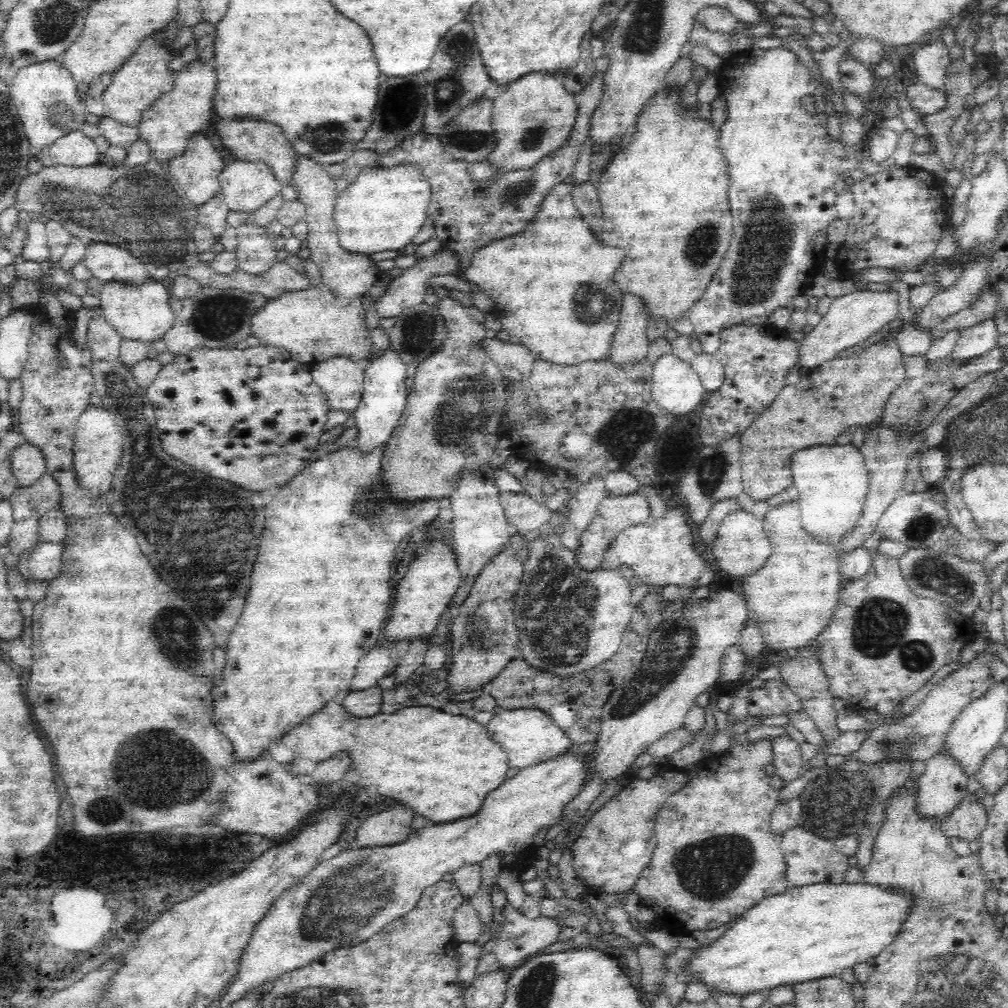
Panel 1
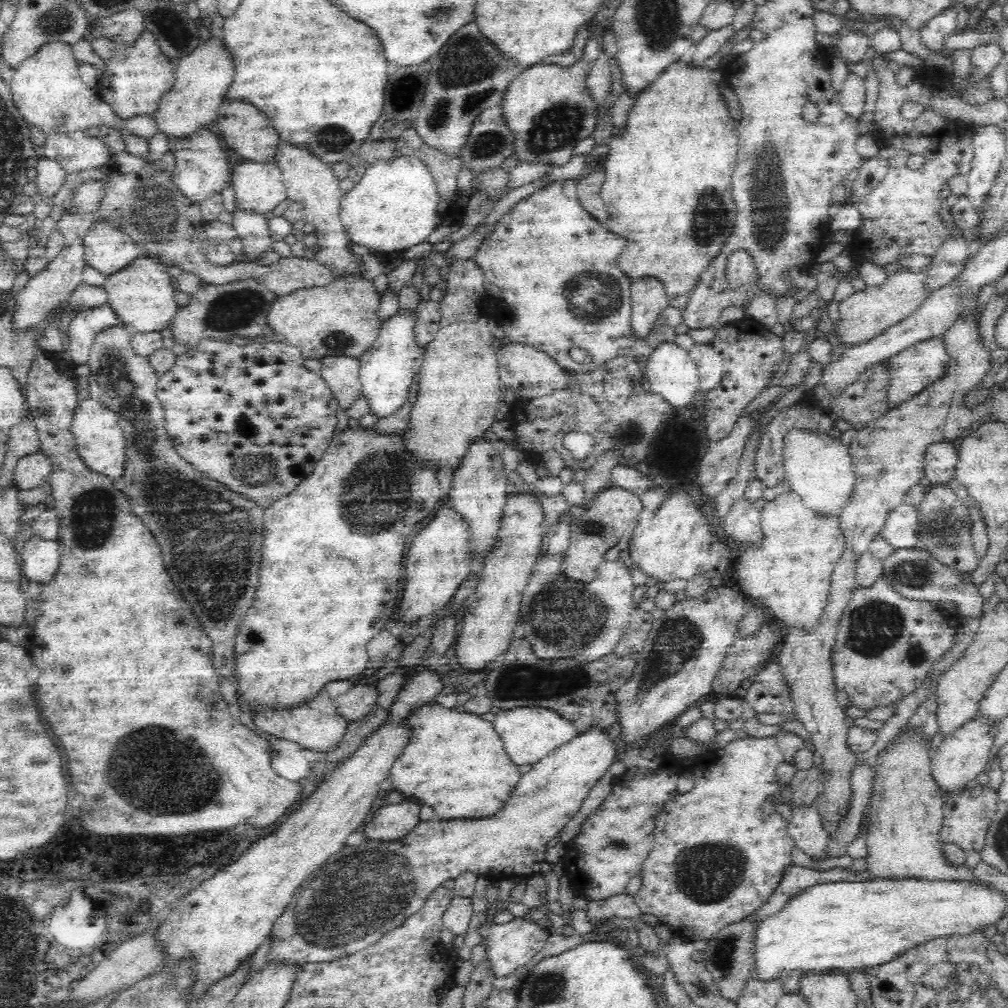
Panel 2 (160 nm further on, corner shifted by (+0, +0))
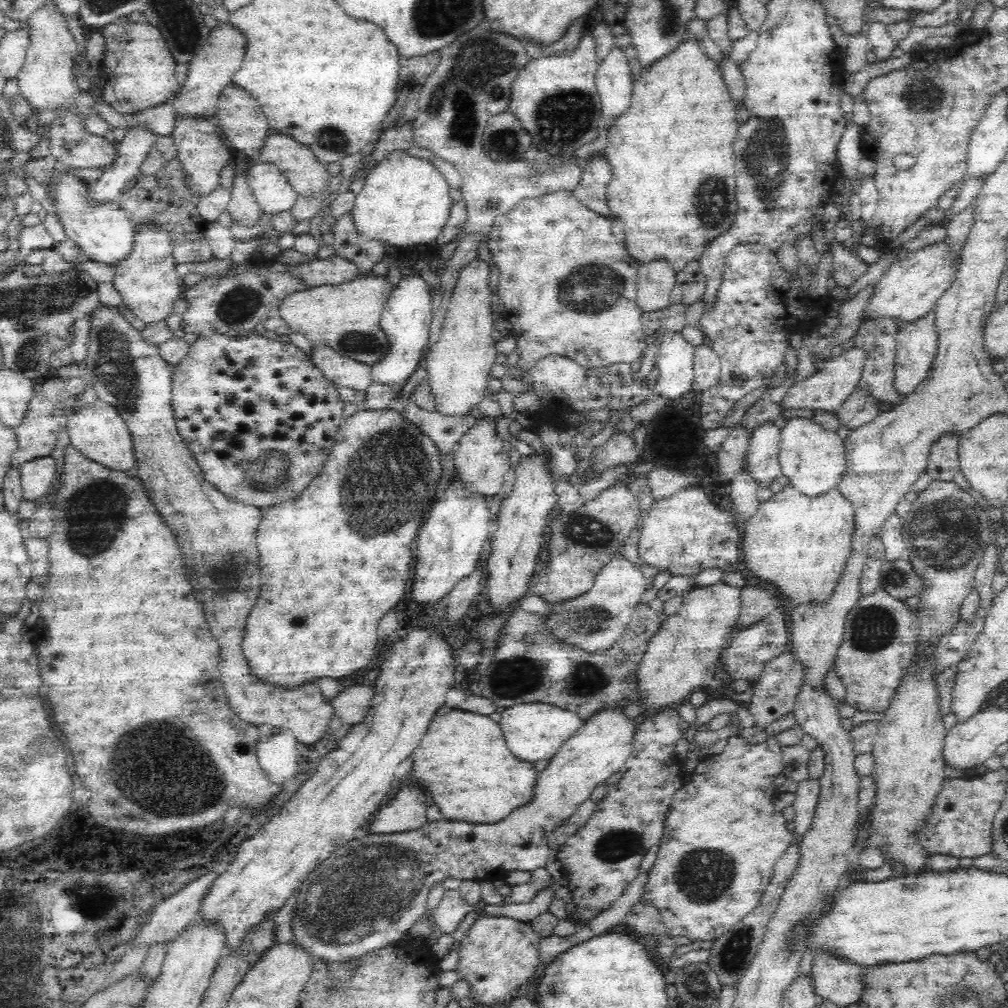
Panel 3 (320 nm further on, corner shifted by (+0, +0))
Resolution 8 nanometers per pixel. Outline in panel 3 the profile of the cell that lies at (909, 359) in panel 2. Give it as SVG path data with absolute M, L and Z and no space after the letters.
M931 310L916 322L898 323L896 336L895 361L893 362L893 389L897 396L906 398L925 378L932 368L938 352L938 333L935 314Z

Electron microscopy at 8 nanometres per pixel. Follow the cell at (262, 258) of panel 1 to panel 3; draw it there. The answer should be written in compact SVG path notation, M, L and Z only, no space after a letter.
M237 173L233 178L231 199L227 204L227 212L231 214L232 222L240 223L246 228L252 228L260 220L263 212L254 200L252 191L245 181L244 173Z

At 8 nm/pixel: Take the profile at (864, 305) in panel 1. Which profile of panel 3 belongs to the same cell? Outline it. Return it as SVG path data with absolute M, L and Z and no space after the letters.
M944 242L939 246L925 246L920 252L896 260L873 285L872 294L860 311L859 322L872 322L876 318L891 318L897 323L916 322L932 310L940 295L949 287L958 259L949 256Z

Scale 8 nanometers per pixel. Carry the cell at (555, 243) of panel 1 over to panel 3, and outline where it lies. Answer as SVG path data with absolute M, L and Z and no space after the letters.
M558 189L548 191L546 194L538 195L534 198L523 198L517 202L506 214L498 215L492 223L490 232L487 237L488 250L492 253L492 267L494 272L493 280L498 282L498 292L506 312L512 316L520 316L522 320L532 320L528 324L520 324L520 332L514 332L514 338L534 338L534 340L515 340L516 348L519 350L519 360L517 362L520 367L527 367L535 363L538 359L548 355L565 356L574 361L582 368L599 368L610 366L612 364L638 362L644 352L646 352L647 344L646 335L641 329L642 312L637 305L637 270L638 266L634 262L628 262L628 256L624 254L626 244L626 230L624 226L620 226L620 222L610 220L604 216L598 216L594 212L590 212L568 189Z

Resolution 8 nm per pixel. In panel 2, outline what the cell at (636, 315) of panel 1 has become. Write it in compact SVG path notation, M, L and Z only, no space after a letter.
M653 278L634 280L631 286L632 312L629 318L629 330L636 338L646 341L658 314L669 305L669 301L665 297L664 287Z

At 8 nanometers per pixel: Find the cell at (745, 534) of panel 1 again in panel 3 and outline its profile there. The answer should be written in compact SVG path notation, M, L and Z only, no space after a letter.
M739 472L736 478L732 478L729 486L730 489L730 502L732 502L732 514L738 520L741 528L747 520L750 520L758 509L760 509L760 502L757 498L758 487L755 482L750 478L749 472Z

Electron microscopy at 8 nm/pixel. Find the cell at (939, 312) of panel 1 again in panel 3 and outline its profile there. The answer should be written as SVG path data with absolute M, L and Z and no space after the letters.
M848 344L842 348L840 355L826 361L819 371L791 386L786 394L782 405L786 409L810 408L812 410L824 410L824 412L835 412L844 404L849 394L858 387L858 382L864 372L864 362L866 362L866 349Z

